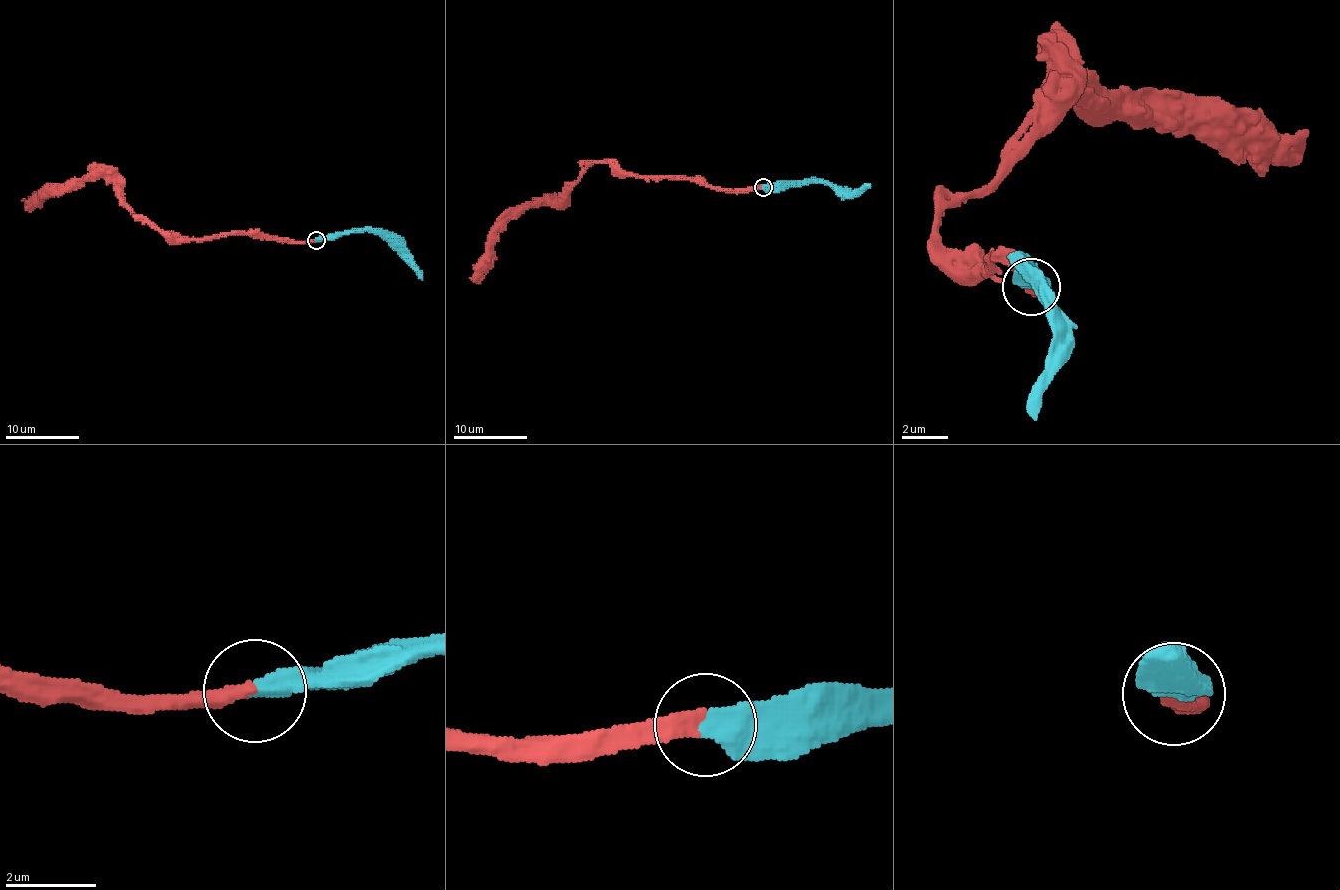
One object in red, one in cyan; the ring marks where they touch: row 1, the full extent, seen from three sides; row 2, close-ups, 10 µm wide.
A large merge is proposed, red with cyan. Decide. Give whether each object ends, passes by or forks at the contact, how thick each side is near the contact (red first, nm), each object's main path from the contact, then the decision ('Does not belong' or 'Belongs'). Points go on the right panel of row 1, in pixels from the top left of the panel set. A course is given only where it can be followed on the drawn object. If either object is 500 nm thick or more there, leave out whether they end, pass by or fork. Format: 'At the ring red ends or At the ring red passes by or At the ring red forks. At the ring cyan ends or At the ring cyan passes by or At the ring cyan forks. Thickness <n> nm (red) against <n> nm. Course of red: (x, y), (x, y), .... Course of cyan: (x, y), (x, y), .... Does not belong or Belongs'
Thickness 360 nm (red) against 550 nm. Course of red: (1030, 285), (1000, 261), (964, 265), (939, 217), (1001, 169), (1060, 67), (1099, 100), (1252, 109), (1303, 160). Course of cyan: (1030, 285), (1016, 260), (1055, 322), (1056, 369), (1034, 398), (1034, 422). Belongs

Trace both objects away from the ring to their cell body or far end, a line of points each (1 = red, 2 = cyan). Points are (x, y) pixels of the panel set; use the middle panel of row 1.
1: (762, 187), (716, 190), (593, 162), (557, 200), (527, 201), (496, 233), (473, 281)
2: (762, 187), (826, 181), (845, 192), (855, 193), (864, 186), (870, 186)

